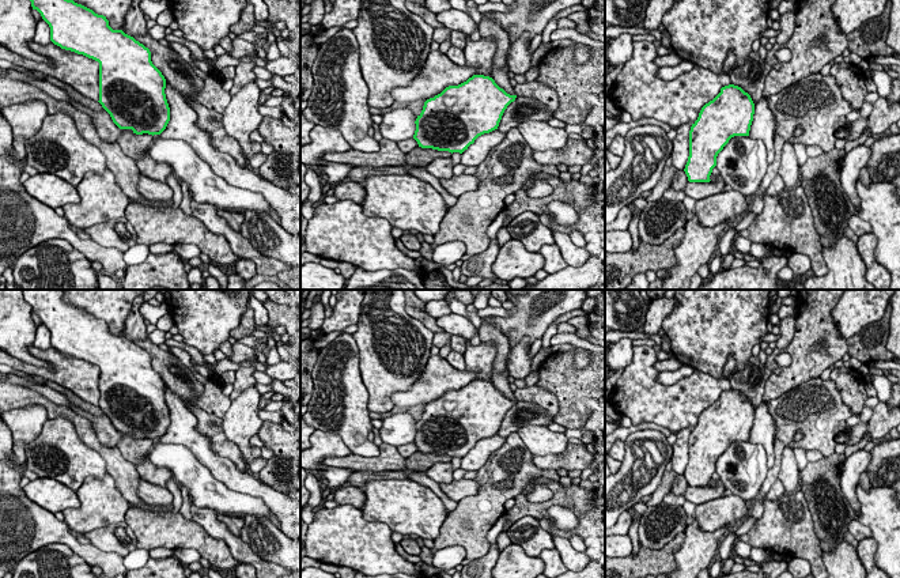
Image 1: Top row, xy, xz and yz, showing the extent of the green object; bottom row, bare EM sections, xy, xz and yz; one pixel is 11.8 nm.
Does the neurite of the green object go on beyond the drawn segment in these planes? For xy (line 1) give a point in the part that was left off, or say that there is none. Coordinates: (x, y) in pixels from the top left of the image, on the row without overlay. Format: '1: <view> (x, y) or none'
1: none

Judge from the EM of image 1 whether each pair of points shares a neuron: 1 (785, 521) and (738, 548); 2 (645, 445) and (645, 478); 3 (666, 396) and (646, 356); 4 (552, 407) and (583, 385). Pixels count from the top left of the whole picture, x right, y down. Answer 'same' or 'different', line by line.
1: different
2: same
3: same
4: different

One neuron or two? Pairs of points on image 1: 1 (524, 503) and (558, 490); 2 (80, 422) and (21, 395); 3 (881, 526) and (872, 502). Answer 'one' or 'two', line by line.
1: one
2: one
3: one

